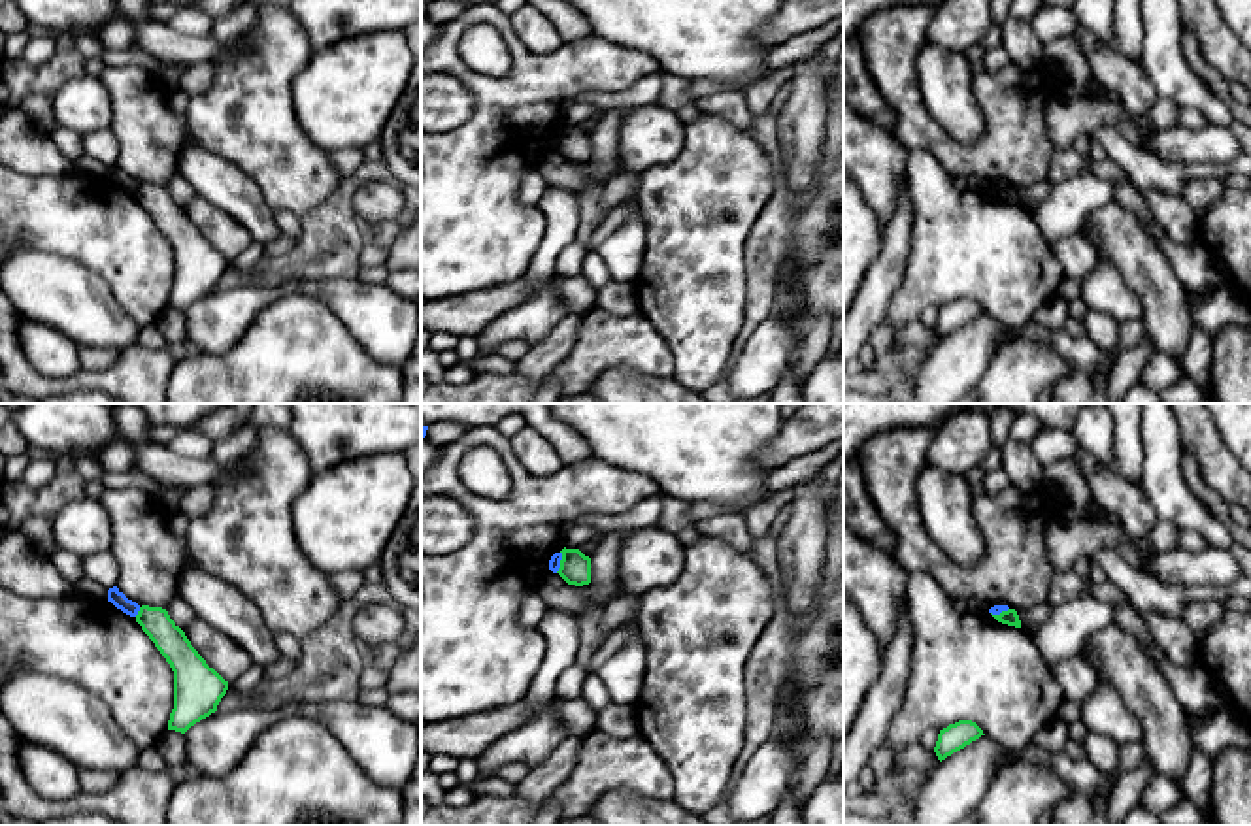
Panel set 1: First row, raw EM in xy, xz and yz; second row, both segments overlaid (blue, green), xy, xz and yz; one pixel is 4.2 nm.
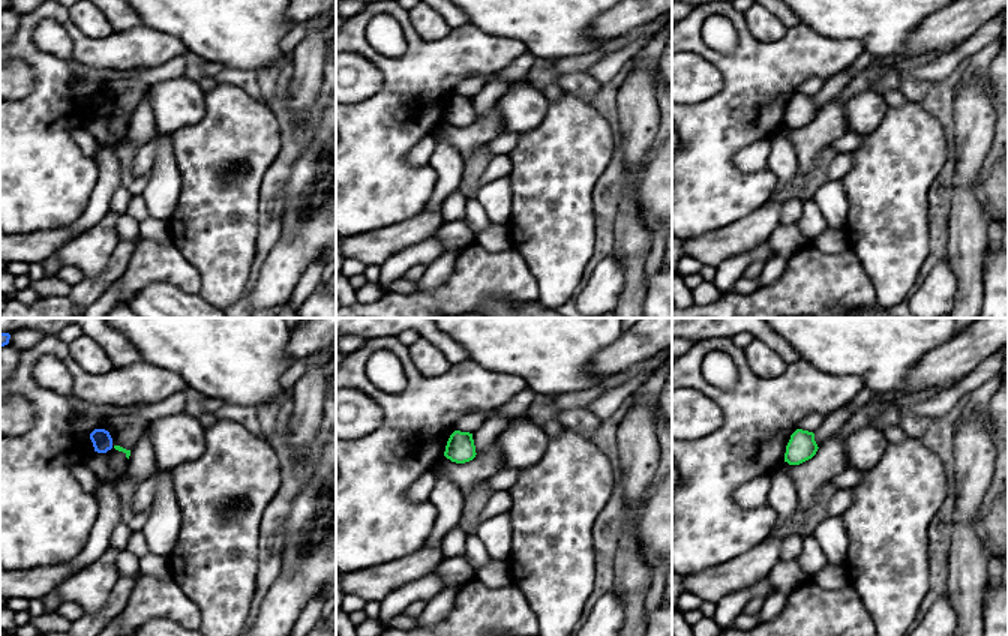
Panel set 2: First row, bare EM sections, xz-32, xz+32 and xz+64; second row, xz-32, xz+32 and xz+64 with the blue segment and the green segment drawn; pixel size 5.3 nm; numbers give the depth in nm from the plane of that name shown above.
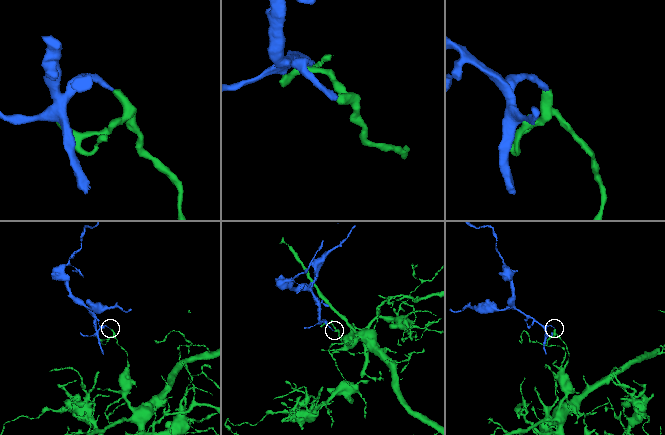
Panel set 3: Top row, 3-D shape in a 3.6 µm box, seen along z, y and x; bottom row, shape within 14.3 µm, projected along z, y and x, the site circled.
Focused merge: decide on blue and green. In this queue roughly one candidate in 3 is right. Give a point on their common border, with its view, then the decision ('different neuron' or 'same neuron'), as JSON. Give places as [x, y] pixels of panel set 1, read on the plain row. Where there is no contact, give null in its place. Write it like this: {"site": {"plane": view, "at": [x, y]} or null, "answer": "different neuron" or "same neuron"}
{"site": {"plane": "xy", "at": [138, 187]}, "answer": "different neuron"}

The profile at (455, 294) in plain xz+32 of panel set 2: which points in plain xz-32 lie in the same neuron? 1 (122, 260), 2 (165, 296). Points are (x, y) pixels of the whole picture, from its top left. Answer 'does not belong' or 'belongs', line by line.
1: does not belong
2: does not belong

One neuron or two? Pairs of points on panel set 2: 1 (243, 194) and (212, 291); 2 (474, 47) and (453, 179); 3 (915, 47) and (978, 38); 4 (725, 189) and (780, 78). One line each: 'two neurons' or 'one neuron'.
1: one neuron
2: two neurons
3: two neurons
4: one neuron

